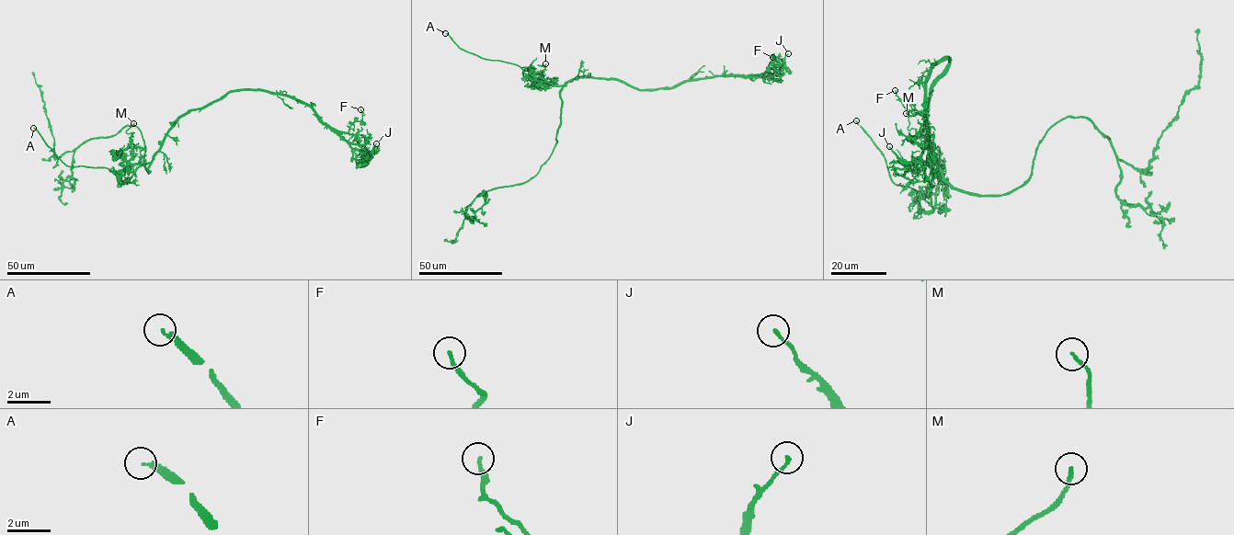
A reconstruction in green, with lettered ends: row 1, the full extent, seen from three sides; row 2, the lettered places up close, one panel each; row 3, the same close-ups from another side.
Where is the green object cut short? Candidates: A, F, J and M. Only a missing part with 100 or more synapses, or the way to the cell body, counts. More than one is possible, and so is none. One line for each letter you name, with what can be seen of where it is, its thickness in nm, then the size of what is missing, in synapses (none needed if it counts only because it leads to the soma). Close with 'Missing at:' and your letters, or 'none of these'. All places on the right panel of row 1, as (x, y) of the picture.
A: Place: (856, 120). Thickness 220 nm
Missing at: A

